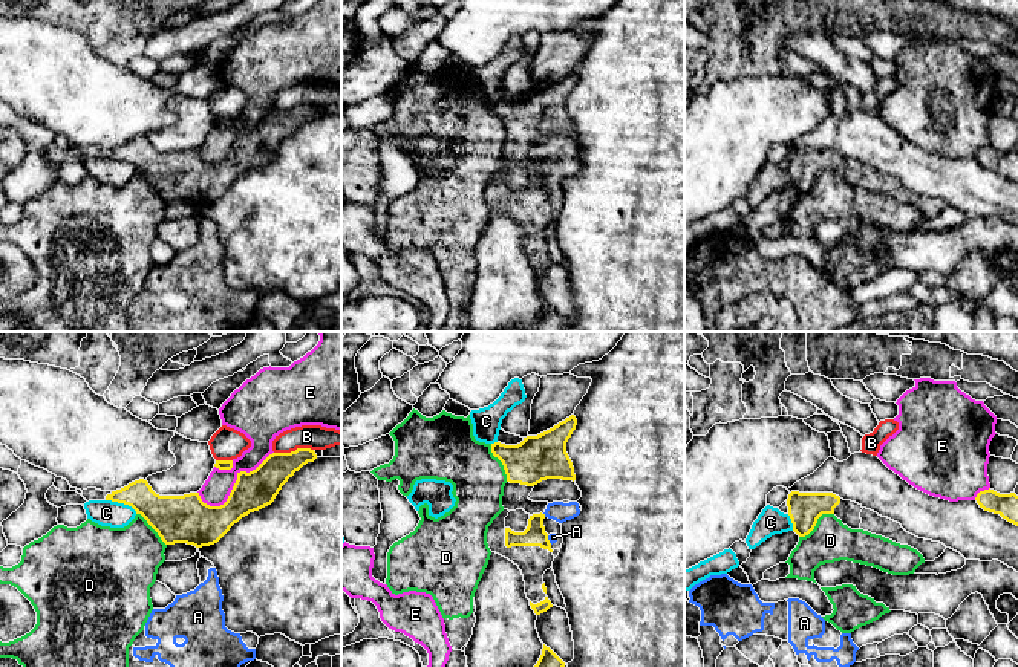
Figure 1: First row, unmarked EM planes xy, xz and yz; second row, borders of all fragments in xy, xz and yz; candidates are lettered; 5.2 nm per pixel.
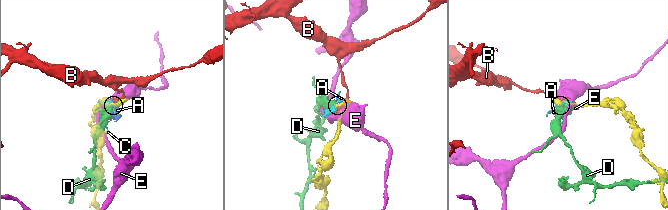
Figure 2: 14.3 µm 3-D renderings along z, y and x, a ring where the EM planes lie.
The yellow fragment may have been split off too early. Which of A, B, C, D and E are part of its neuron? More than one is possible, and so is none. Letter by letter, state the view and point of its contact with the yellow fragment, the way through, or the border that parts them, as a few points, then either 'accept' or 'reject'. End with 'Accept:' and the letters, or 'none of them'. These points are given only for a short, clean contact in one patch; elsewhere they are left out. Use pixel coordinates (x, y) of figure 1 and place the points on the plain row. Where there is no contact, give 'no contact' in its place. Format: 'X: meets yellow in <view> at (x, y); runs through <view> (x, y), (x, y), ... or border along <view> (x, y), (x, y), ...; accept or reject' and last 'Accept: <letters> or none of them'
A: meets yellow in xz at (548, 198); border along xz (547, 193), (551, 201); reject
B: meets yellow in xy at (293, 109); reject
C: meets yellow in xy at (121, 159); reject
D: meets yellow in yz at (816, 179); border along yz (833, 170), (824, 170), (816, 182), (799, 195); reject
E: meets yellow in xy at (236, 139); reject
Accept: none of them

